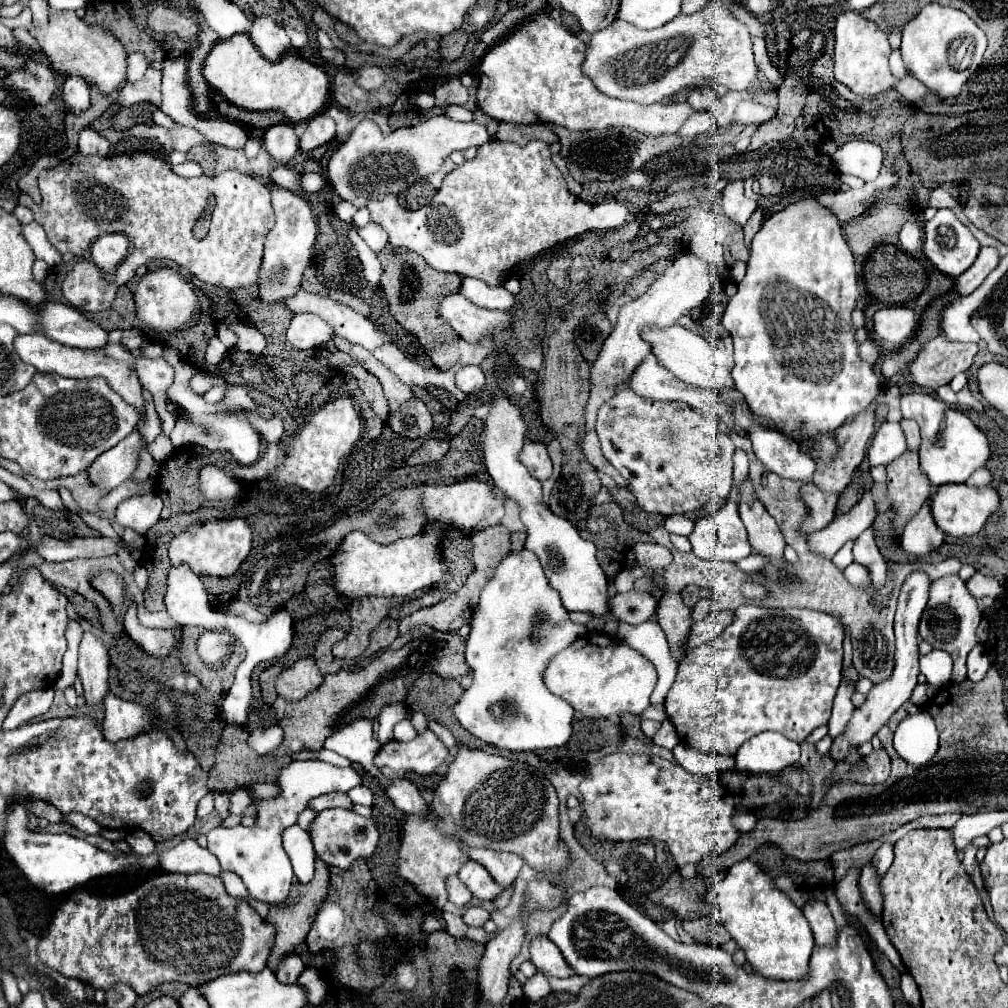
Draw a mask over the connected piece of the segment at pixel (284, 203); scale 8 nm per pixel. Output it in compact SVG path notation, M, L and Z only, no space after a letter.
M270 180L270 194L272 194L272 208L276 212L276 226L266 238L264 244L264 258L262 258L262 282L258 286L258 294L264 302L280 302L292 296L300 288L300 278L306 266L312 260L312 246L316 242L316 218L312 208L302 196L296 196L276 182Z

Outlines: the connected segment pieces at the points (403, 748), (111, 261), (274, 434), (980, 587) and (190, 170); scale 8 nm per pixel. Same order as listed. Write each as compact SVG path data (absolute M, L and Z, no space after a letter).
M426 730L410 742L390 740L382 744L374 756L374 764L378 770L390 774L414 772L420 776L430 776L448 754L448 748L438 740L438 736L432 730Z
M102 234L90 246L90 258L96 268L100 268L104 274L110 274L128 256L128 250L130 240L124 234Z
M252 409L246 410L249 422L259 431L267 442L280 441L284 433L283 420L275 415L272 419L266 421L256 414Z
M976 572L970 580L966 580L966 588L970 590L970 594L974 598L982 598L982 596L1000 596L1004 592L1004 588L992 578L992 576L984 576L980 572Z
M186 162L180 166L172 166L172 170L176 170L176 174L180 176L202 176L202 168L196 162Z

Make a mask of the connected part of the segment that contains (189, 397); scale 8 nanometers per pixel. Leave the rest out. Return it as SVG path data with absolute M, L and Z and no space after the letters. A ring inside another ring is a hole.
M184 368L182 372L178 370L174 384L168 390L168 400L176 402L182 410L190 412L192 424L184 420L176 420L176 428L173 428L170 440L174 448L181 448L187 445L198 444L208 450L228 450L236 462L240 464L254 464L260 456L260 434L238 414L238 416L228 416L228 412L240 412L240 408L224 408L220 404L206 404L198 394L194 394L188 388L188 378L190 372ZM224 416L224 418L216 418Z

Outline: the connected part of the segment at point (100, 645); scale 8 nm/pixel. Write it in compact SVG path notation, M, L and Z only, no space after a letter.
M84 634L78 654L78 676L84 686L84 696L88 704L102 702L108 692L108 666L110 658L104 642L94 634Z

